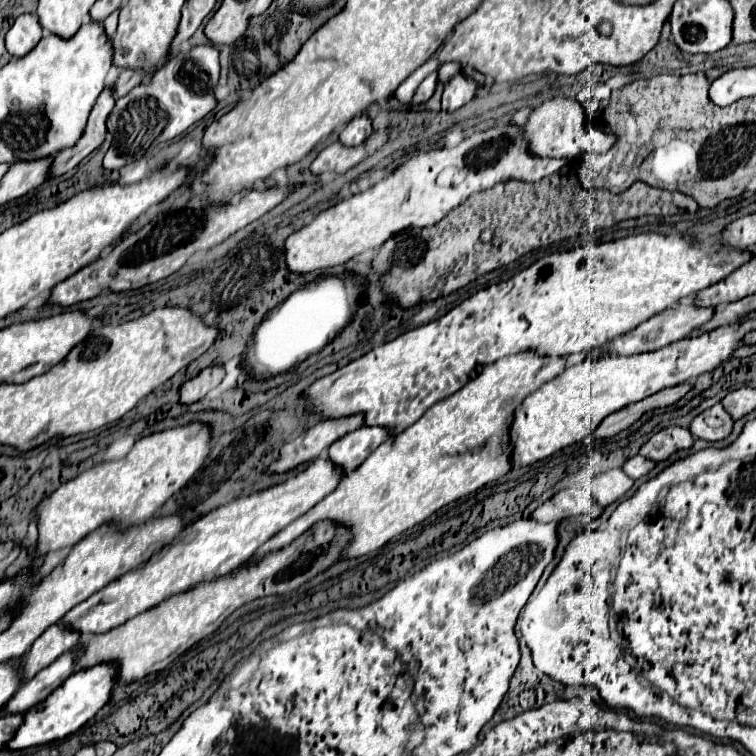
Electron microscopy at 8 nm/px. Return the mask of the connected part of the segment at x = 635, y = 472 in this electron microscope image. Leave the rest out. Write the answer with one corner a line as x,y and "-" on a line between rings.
634,456
634,458
626,460
626,464
622,466
622,470
624,470
628,476
632,476
632,478
638,480
638,478
644,478
654,466
656,466
656,462
648,460
648,458
644,458
644,456

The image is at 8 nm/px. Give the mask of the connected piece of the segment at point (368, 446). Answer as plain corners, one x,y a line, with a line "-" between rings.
358,428
344,438
336,440
328,448
328,458
338,468
344,468
344,474
350,474
360,462
368,458
372,450
376,450
384,440
388,440
388,432
384,428

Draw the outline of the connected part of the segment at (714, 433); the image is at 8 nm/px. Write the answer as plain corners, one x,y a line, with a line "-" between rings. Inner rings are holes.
716,404
692,420
690,432
696,438
708,440
708,442
718,442
718,440
728,438
732,428
734,428
732,416
724,410
722,404

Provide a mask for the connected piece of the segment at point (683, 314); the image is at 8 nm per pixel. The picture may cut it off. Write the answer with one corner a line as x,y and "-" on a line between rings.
692,302
688,304
682,304
680,308
676,310
668,310
668,312
662,312
662,314
656,314
652,316
650,320
642,322
638,328
634,328
632,332
604,344
604,348
600,348
600,352
596,356
606,356
606,354
612,354
612,356
632,356
632,354
642,354
642,352
652,352
652,350
658,350
660,346
668,346
676,340
682,340
684,336
688,336
694,328
706,324
714,314
714,308
698,308
694,306

